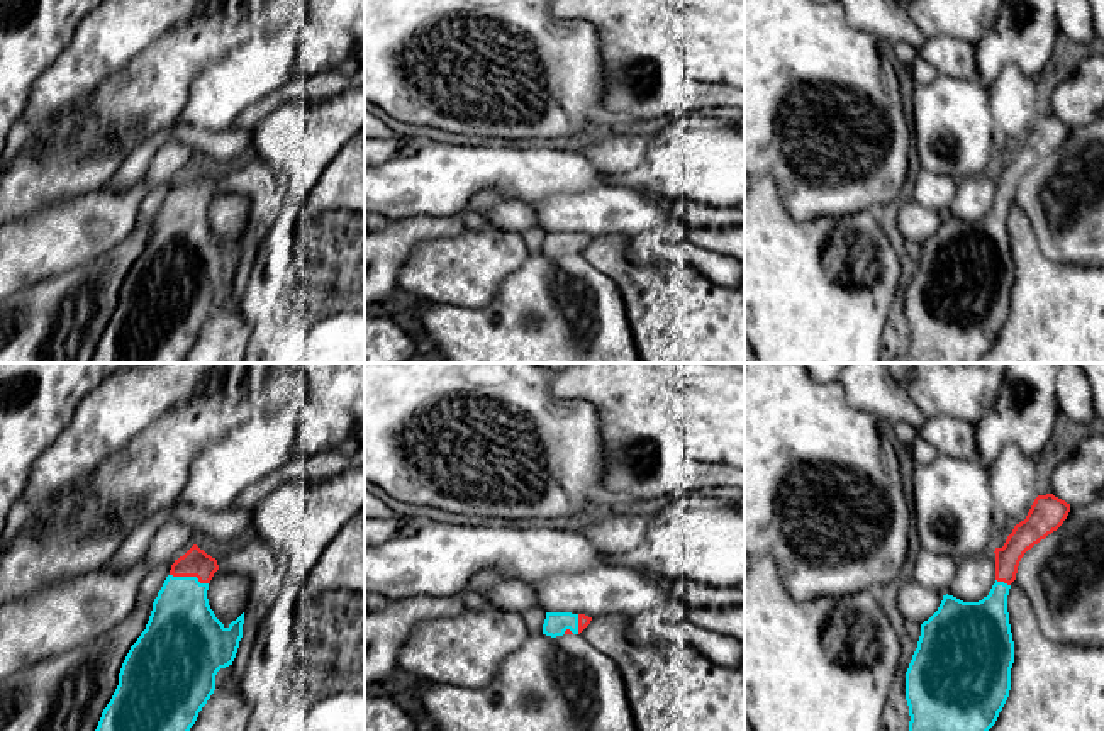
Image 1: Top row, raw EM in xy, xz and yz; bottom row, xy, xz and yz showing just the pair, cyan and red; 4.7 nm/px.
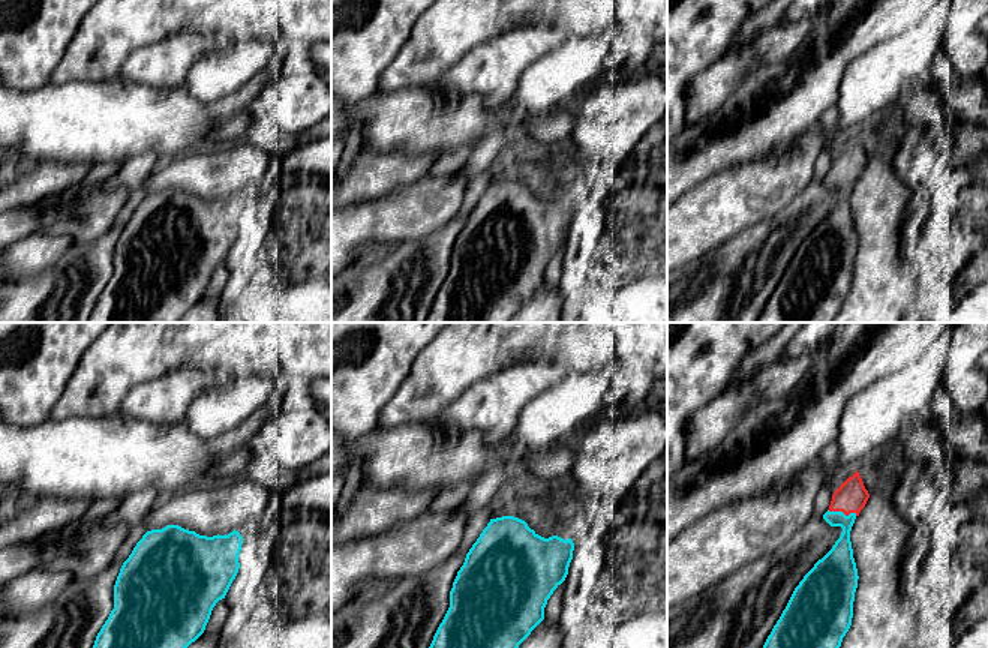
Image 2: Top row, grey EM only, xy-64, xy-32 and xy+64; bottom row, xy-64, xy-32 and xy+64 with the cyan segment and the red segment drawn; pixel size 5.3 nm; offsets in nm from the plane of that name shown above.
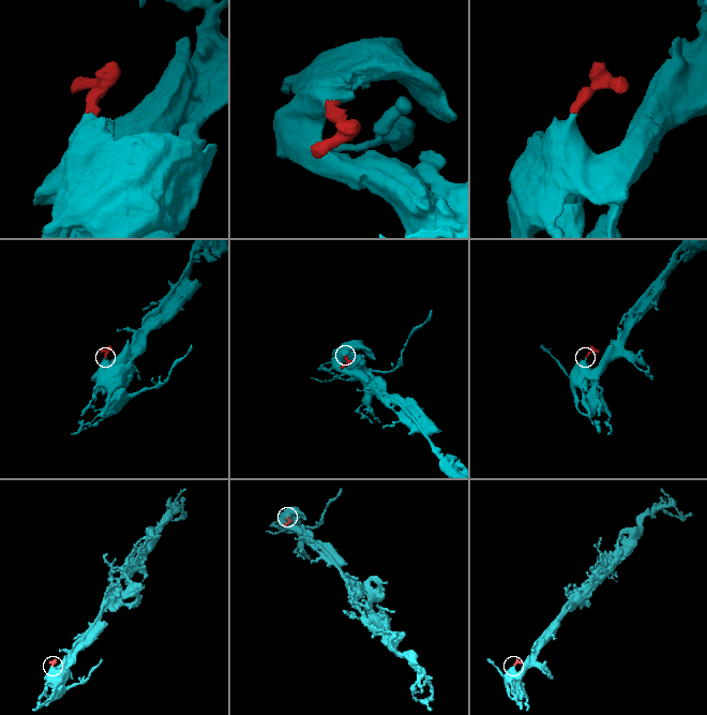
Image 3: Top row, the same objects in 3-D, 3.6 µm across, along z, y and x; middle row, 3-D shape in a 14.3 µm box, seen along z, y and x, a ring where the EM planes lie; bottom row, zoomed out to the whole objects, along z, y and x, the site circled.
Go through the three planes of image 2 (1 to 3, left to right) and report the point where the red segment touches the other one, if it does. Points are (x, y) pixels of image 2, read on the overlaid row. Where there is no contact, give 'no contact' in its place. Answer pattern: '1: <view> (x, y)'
1: no contact
2: no contact
3: xy+64 (841, 512)

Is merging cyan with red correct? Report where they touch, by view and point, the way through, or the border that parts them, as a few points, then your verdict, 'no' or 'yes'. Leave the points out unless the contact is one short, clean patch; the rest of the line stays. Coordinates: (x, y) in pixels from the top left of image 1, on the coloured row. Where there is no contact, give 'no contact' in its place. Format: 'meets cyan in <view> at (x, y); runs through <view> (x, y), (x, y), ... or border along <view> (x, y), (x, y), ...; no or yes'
meets cyan in xy at (189, 577); runs through xy (182, 628), (182, 599), (189, 577), (195, 569), (195, 562); yes

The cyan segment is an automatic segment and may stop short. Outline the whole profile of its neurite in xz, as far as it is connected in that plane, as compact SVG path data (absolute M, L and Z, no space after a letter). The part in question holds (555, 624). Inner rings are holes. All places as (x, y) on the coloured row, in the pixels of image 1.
M546 612L543 634L551 638L563 634L580 634L590 624L590 621L592 617L585 614Z

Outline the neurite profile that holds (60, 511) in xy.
M73 482L63 485L44 499L32 516L32 533L44 538L75 529L81 519L81 505L75 500L76 494L76 482Z

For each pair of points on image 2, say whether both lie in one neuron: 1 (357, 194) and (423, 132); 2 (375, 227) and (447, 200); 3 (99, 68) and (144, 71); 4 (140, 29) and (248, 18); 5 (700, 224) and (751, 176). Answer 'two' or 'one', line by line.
1: two
2: one
3: two
4: one
5: one

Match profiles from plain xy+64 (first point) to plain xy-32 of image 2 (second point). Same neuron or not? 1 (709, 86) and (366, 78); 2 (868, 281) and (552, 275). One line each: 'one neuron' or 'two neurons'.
1: two neurons
2: two neurons

